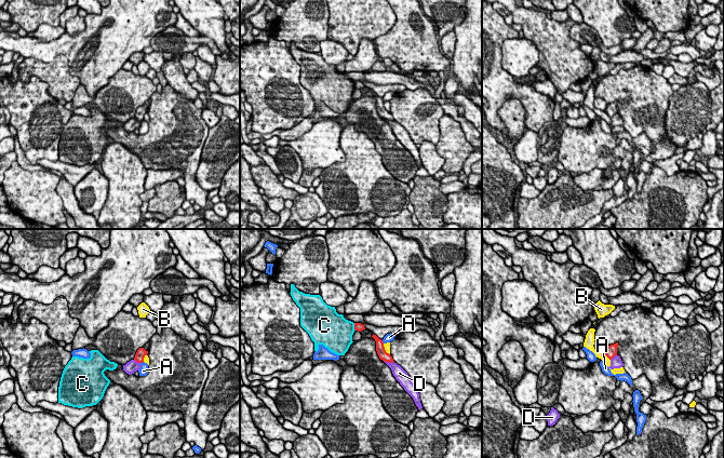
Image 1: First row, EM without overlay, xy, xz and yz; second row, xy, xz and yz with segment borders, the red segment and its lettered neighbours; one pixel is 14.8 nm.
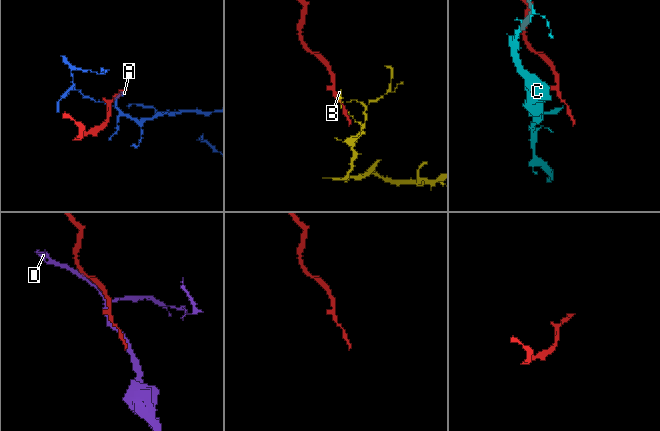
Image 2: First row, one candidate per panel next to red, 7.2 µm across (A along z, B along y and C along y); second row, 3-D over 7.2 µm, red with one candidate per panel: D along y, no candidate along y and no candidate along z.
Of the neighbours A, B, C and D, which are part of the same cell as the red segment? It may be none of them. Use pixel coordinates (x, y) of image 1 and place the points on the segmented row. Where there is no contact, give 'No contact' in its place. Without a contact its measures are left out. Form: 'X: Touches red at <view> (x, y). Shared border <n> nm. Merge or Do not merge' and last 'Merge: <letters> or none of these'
A: Touches red at xy (142, 362). Shared border 60 nm. Do not merge
B: Touches red at yz (606, 355). Shared border 150 nm. Do not merge
C: Touches red at xz (354, 326). Shared border 120 nm. Do not merge
D: Touches red at xz (389, 362). Shared border 160 nm. Do not merge
Merge: none of these

